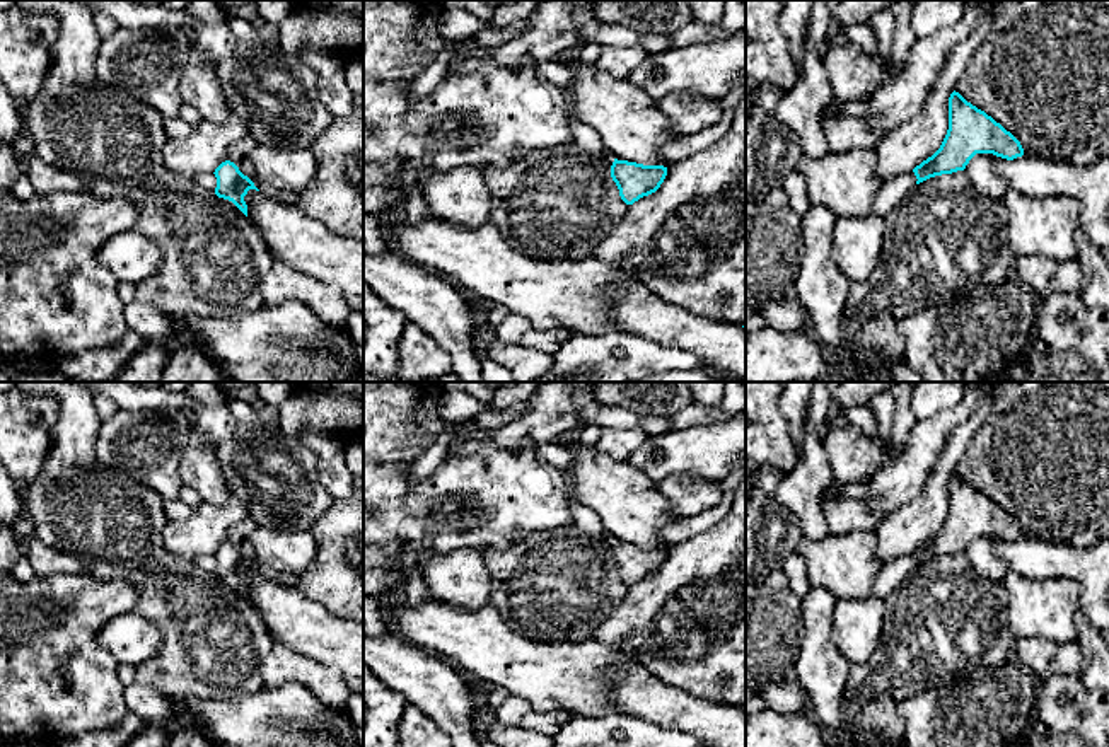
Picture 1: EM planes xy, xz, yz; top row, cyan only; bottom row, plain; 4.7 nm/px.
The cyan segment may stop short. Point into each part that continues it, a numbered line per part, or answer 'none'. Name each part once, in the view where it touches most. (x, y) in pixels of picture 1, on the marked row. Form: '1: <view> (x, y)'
none

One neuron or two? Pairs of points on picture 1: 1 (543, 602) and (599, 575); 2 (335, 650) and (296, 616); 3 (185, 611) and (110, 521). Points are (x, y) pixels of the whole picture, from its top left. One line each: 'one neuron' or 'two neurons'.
1: one neuron
2: one neuron
3: one neuron

